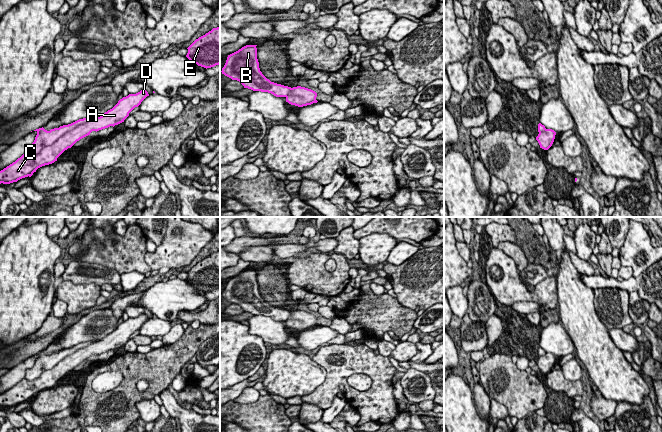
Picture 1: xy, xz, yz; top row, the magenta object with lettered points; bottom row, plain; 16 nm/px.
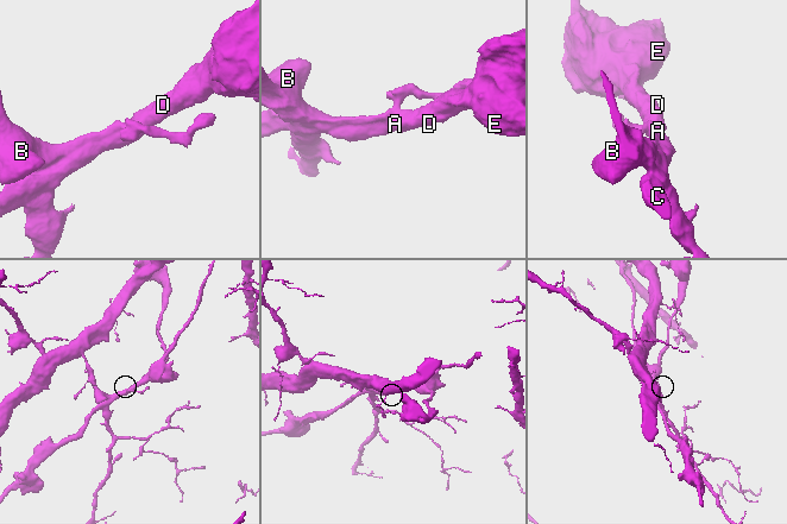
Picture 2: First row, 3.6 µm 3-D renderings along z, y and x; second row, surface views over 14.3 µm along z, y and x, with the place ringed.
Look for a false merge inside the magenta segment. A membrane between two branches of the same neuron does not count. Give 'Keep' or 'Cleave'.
Cleave

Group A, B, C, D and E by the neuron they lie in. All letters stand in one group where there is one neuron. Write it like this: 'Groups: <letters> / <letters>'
Groups: A C D E / B

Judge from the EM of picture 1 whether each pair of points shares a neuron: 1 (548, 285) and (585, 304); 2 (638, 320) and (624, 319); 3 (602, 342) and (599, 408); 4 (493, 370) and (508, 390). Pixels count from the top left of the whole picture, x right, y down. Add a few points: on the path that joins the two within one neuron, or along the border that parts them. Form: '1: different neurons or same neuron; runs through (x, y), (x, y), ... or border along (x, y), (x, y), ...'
1: different neurons; border along (555, 278), (556, 300), (558, 303)
2: different neurons; border along (628, 297), (628, 314), (632, 322)
3: different neurons; border along (602, 395), (605, 398), (613, 399), (617, 403)
4: same neuron; runs through (498, 375), (507, 385)

